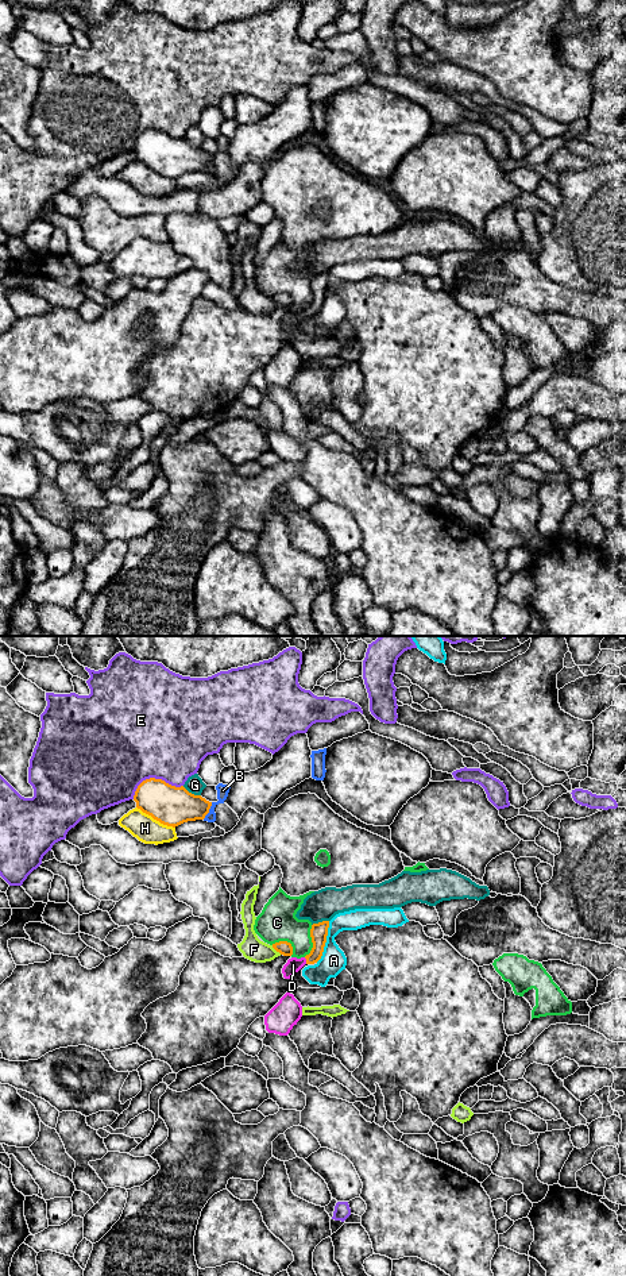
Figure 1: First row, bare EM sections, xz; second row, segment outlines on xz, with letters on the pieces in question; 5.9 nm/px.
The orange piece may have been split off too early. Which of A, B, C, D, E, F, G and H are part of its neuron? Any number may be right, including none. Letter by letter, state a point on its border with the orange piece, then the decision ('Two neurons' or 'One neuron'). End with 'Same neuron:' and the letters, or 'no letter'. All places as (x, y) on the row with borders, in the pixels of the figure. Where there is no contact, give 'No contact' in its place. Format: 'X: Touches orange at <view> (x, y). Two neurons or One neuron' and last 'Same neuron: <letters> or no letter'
A: Touches orange at xz (325, 941). Two neurons
B: Touches orange at xz (208, 810). Two neurons
C: Touches orange at xz (312, 941). Two neurons
D: Touches orange at xz (306, 960). One neuron
E: Touches orange at xz (154, 778). Two neurons
F: Touches orange at xz (277, 951). Two neurons
G: Touches orange at xz (190, 793). Two neurons
H: Touches orange at xz (155, 818). Two neurons
Same neuron: D

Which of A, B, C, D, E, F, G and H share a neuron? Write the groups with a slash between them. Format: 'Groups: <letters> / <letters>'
Groups: A / B / C / D / E / F / G / H

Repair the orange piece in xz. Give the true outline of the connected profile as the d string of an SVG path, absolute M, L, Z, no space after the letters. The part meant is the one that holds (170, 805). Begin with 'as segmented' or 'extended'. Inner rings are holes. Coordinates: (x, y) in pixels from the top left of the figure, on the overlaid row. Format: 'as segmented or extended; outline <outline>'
as segmented; outline M162 779L143 780L134 795L136 807L167 826L204 820L212 802L189 793L183 786L175 787Z

